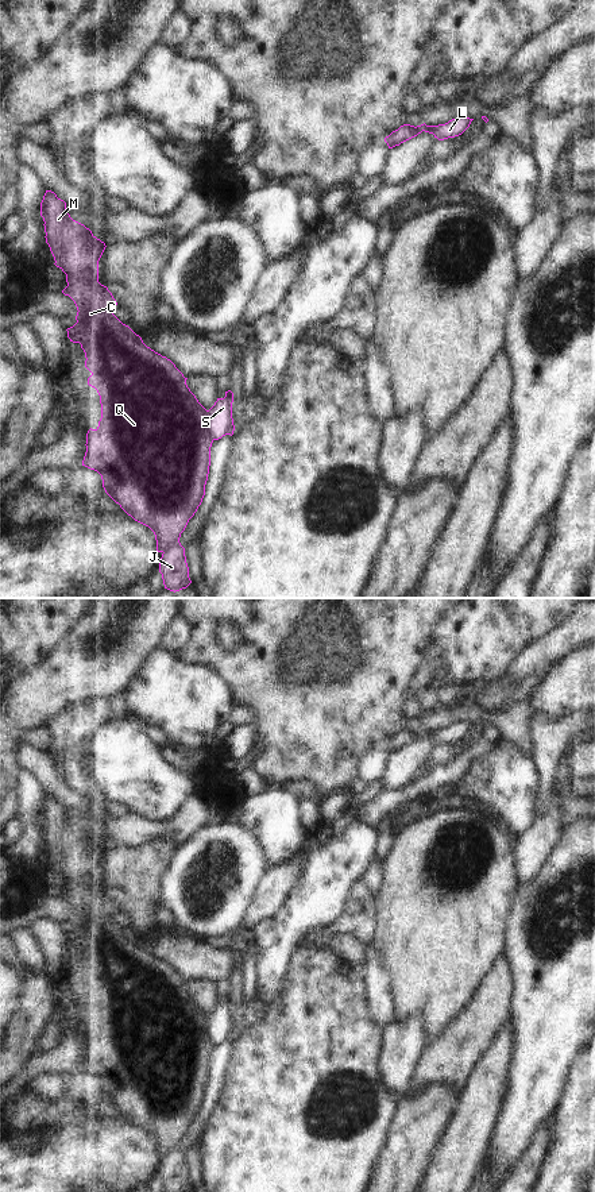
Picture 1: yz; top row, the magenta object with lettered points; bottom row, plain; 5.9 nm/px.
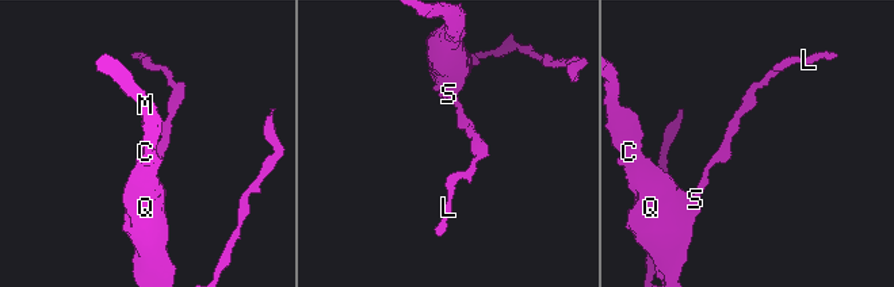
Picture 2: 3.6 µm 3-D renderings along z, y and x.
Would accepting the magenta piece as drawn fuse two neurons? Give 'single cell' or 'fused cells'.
fused cells

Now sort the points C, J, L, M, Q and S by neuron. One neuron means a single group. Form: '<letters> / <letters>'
C M Q / J L S

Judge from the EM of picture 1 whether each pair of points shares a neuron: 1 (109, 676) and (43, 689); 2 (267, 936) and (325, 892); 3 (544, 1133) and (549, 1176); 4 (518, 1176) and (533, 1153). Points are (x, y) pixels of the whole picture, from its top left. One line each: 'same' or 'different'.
1: same
2: same
3: different
4: same

